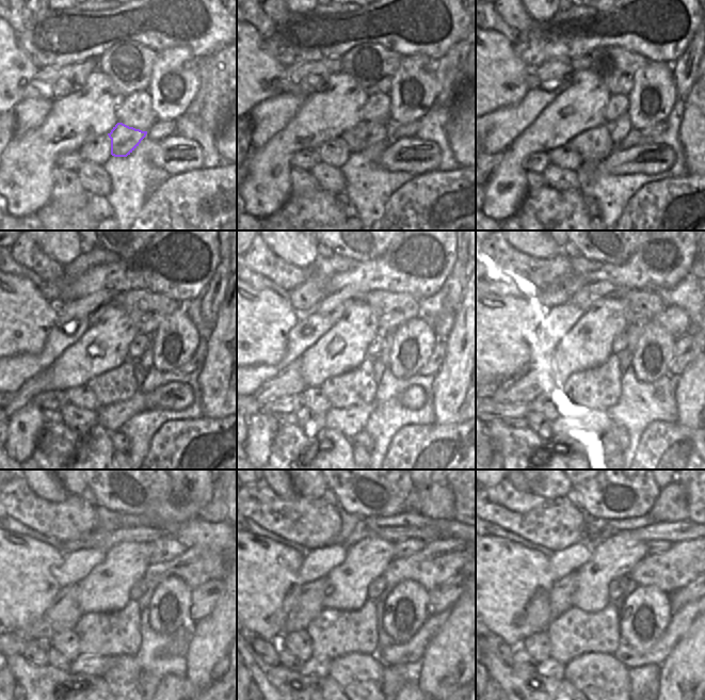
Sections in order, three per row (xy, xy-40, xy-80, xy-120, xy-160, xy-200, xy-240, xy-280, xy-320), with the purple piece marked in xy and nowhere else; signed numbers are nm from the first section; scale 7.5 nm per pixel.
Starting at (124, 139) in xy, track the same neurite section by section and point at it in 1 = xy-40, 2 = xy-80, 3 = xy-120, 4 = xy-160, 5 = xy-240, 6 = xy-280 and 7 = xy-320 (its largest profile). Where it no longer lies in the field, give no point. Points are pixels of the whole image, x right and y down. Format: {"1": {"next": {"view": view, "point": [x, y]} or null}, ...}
{"1": {"next": {"view": "xy-40", "point": [374, 132]}}, "2": {"next": {"view": "xy-80", "point": [619, 129]}}, "3": {"next": {"view": "xy-120", "point": [146, 360]}}, "4": {"next": {"view": "xy-160", "point": [384, 355]}}, "5": {"next": {"view": "xy-240", "point": [195, 566]}}, "6": {"next": {"view": "xy-280", "point": [441, 559]}}, "7": {"next": {"view": "xy-320", "point": [684, 561]}}}

